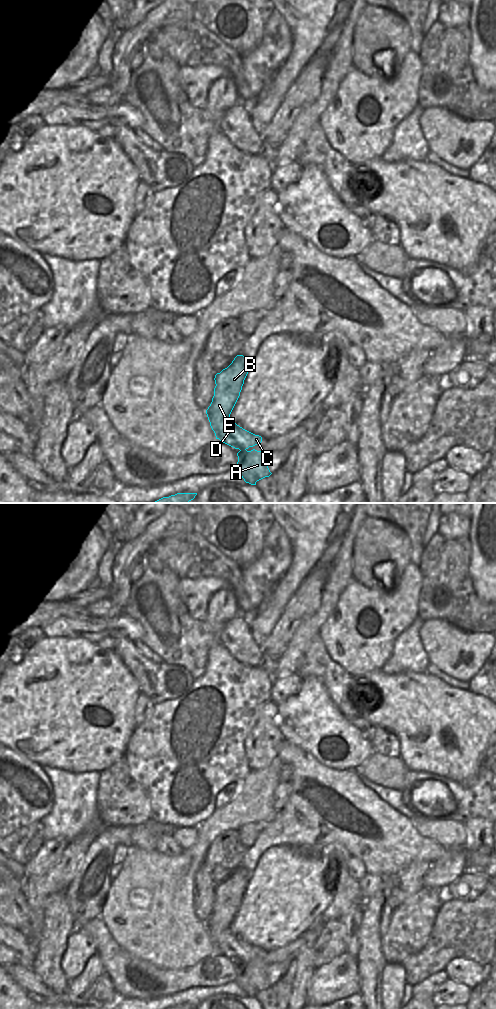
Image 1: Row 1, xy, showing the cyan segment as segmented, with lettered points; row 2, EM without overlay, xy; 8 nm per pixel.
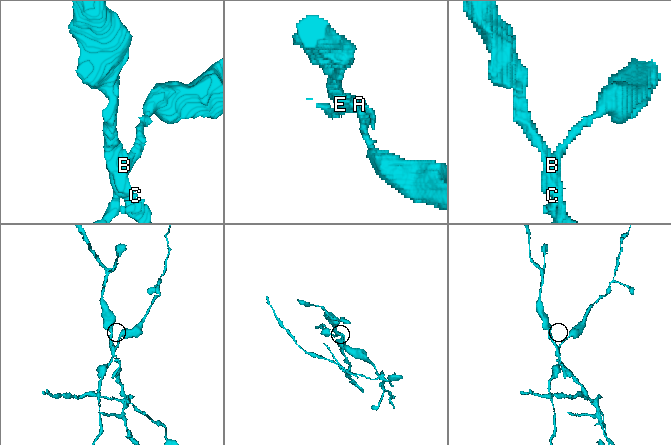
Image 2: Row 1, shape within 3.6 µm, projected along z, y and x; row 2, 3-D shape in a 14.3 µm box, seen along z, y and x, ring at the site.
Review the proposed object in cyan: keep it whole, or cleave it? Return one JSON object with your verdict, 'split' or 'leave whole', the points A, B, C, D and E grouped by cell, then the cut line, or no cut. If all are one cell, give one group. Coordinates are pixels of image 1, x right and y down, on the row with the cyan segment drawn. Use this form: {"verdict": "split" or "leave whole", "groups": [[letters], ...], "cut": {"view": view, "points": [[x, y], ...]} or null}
{"verdict": "split", "groups": [["A", "C", "D"], ["B", "E"]], "cut": {"view": "xy", "points": [[240, 355], [238, 360], [230, 368], [221, 372], [215, 381]]}}

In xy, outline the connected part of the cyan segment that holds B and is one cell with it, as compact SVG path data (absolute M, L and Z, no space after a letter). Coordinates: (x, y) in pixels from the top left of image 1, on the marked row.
M243 355L229 370L220 373L215 381L214 396L207 412L210 426L214 433L218 424L230 417L230 414L240 396L244 380L252 364L252 359Z

